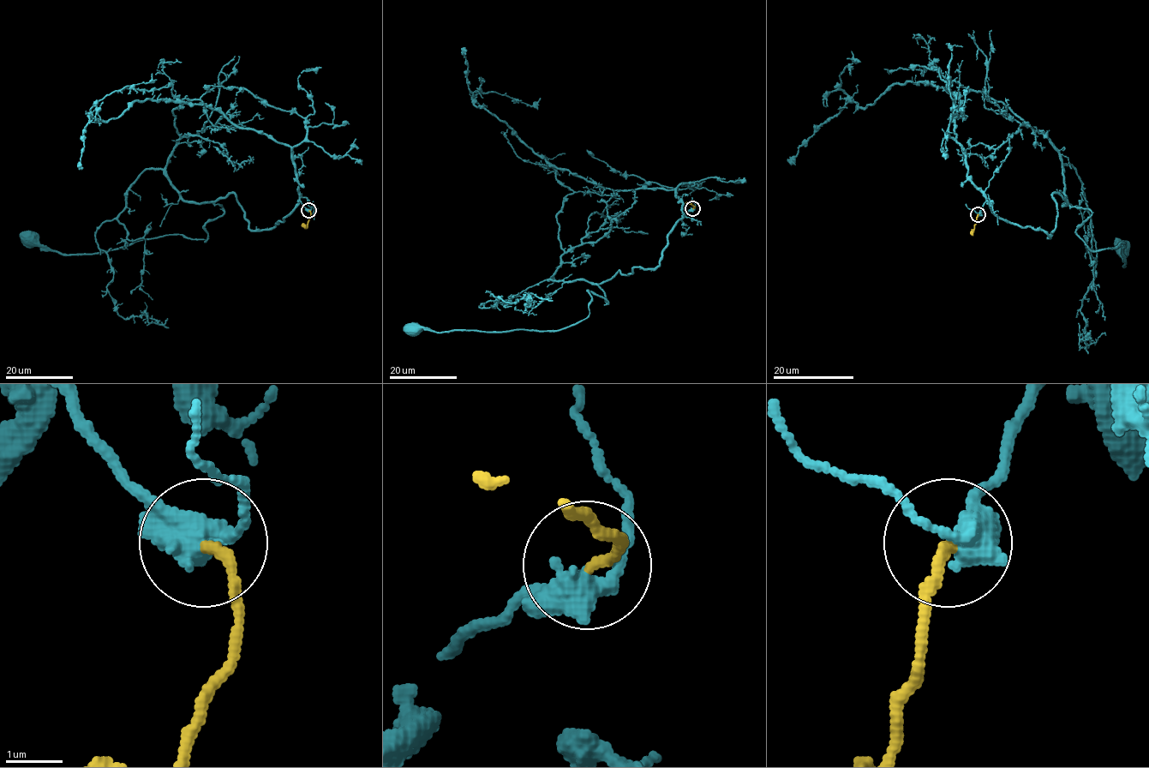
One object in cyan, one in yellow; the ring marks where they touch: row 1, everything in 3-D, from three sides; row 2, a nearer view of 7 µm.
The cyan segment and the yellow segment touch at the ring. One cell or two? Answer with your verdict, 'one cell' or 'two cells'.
one cell

